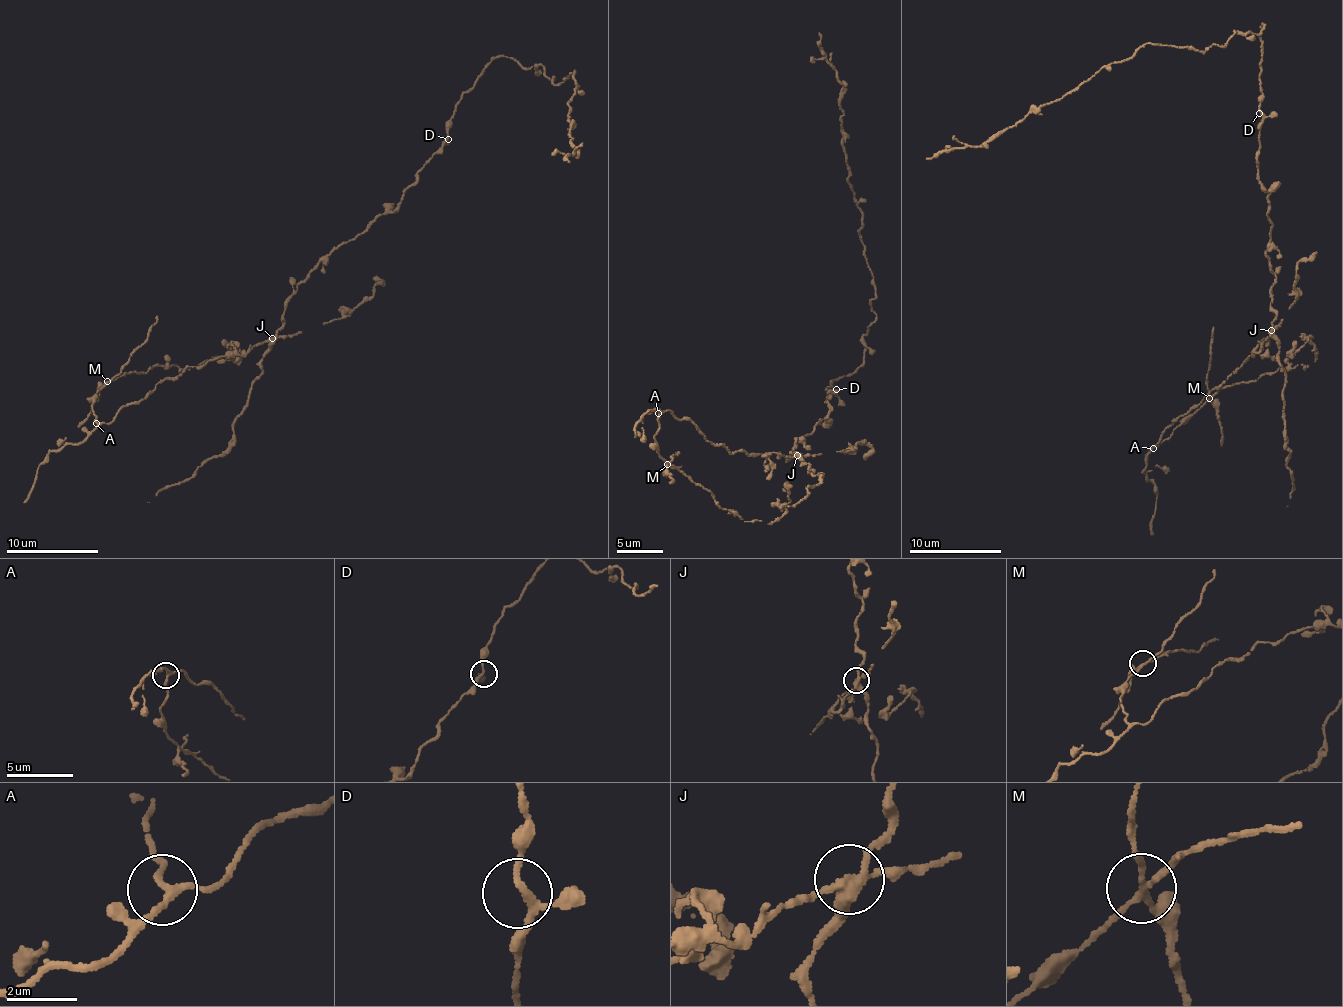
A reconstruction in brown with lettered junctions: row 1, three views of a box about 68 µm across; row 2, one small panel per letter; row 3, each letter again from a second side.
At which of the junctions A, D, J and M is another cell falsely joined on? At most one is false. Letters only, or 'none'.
M

